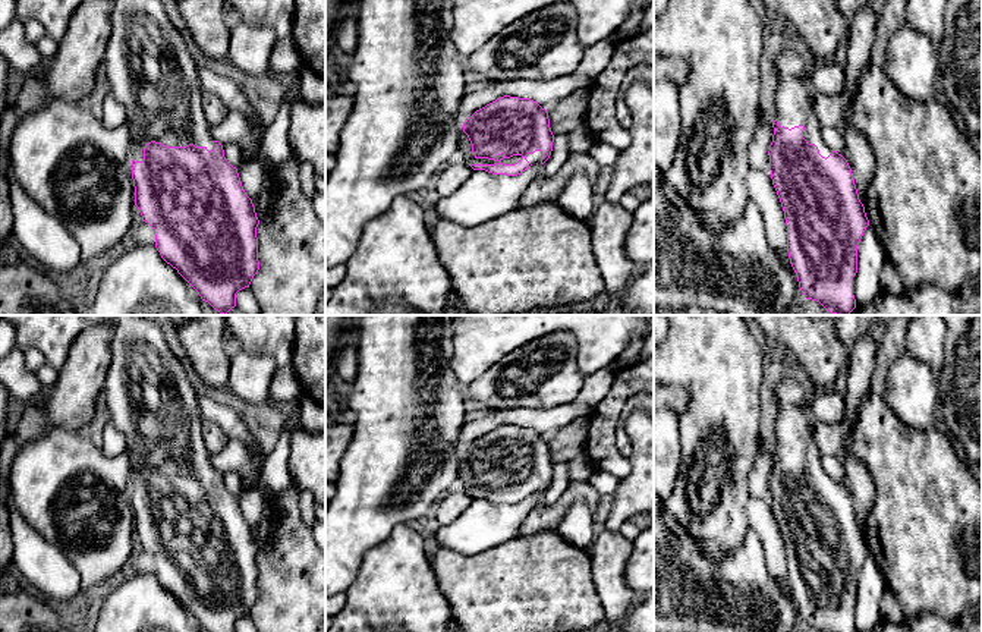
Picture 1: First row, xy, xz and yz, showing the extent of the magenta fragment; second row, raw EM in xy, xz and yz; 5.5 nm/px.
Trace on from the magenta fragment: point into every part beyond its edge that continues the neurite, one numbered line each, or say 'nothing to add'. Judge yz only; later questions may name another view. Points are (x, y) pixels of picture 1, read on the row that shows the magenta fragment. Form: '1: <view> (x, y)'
1: yz (793, 96)

